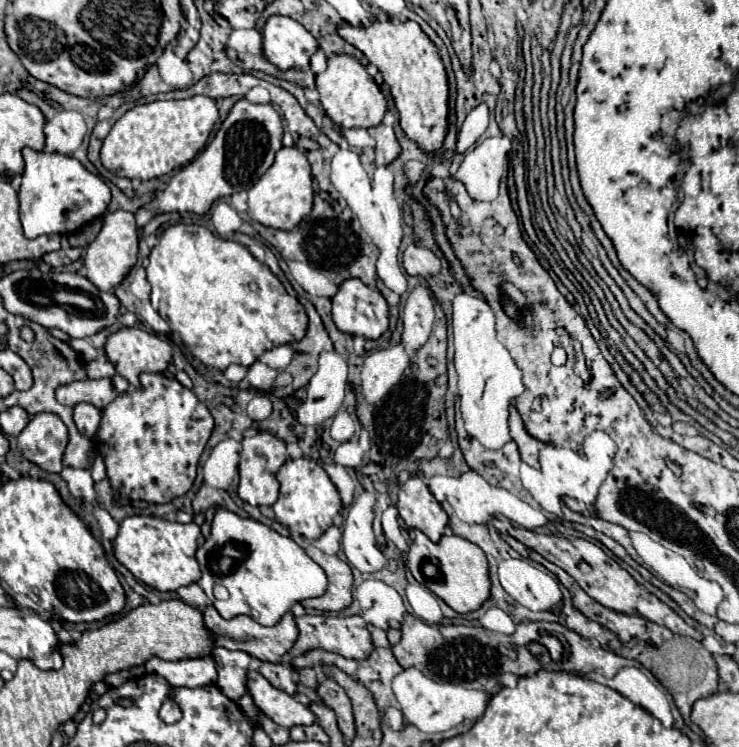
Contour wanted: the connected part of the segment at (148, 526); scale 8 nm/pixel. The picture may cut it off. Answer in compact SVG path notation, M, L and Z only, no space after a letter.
M134 515L120 523L120 533L114 541L116 559L142 583L158 591L176 591L178 587L196 583L200 579L200 567L196 561L196 549L204 543L200 527L196 523L176 523L160 517Z

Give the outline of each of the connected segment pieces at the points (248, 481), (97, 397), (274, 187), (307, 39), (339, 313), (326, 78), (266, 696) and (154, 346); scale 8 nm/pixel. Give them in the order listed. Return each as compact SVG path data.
M260 431L254 437L242 439L242 453L240 453L240 485L238 495L242 501L260 507L260 505L274 505L278 499L278 479L276 473L280 465L286 461L286 443L268 431Z
M90 379L90 381L74 381L72 385L64 385L56 389L56 399L64 405L76 405L76 403L90 403L98 409L108 407L108 403L112 403L112 399L116 399L116 395L122 395L126 391L128 383L120 379L120 387L118 383L114 383L112 379Z
M282 147L276 153L274 165L264 173L264 177L248 191L248 215L258 223L282 231L294 229L312 211L312 173L310 163L302 151L296 147Z
M272 15L264 29L262 29L262 55L280 71L288 71L288 69L302 69L308 67L310 57L316 53L318 43L312 37L312 33L298 21L284 17L284 15Z
M346 279L338 293L332 297L332 319L336 327L348 335L360 335L364 339L378 339L388 329L388 303L380 291L370 289L360 279Z
M334 55L328 59L324 73L316 75L316 89L320 91L320 103L324 113L342 127L376 127L386 113L386 97L376 85L366 67L350 55Z
M258 671L248 673L248 691L256 707L282 727L290 729L294 725L316 723L316 715L310 711L308 705L302 705L292 695L272 687L268 679L264 679Z
M124 327L118 333L112 333L106 341L106 355L116 371L134 387L140 387L140 373L162 373L172 361L172 347L168 341L162 341L154 333L142 331L138 327Z

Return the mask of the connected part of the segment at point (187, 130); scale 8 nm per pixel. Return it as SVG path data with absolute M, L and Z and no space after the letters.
M194 95L182 101L152 101L126 111L108 137L104 139L100 159L102 165L118 177L154 179L170 175L174 169L190 163L206 145L214 123L218 121L216 101L204 95Z

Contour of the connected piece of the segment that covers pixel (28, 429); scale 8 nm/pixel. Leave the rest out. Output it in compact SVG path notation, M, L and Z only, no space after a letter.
M40 413L30 419L18 435L20 453L48 473L62 471L62 455L68 445L68 429L54 413Z

